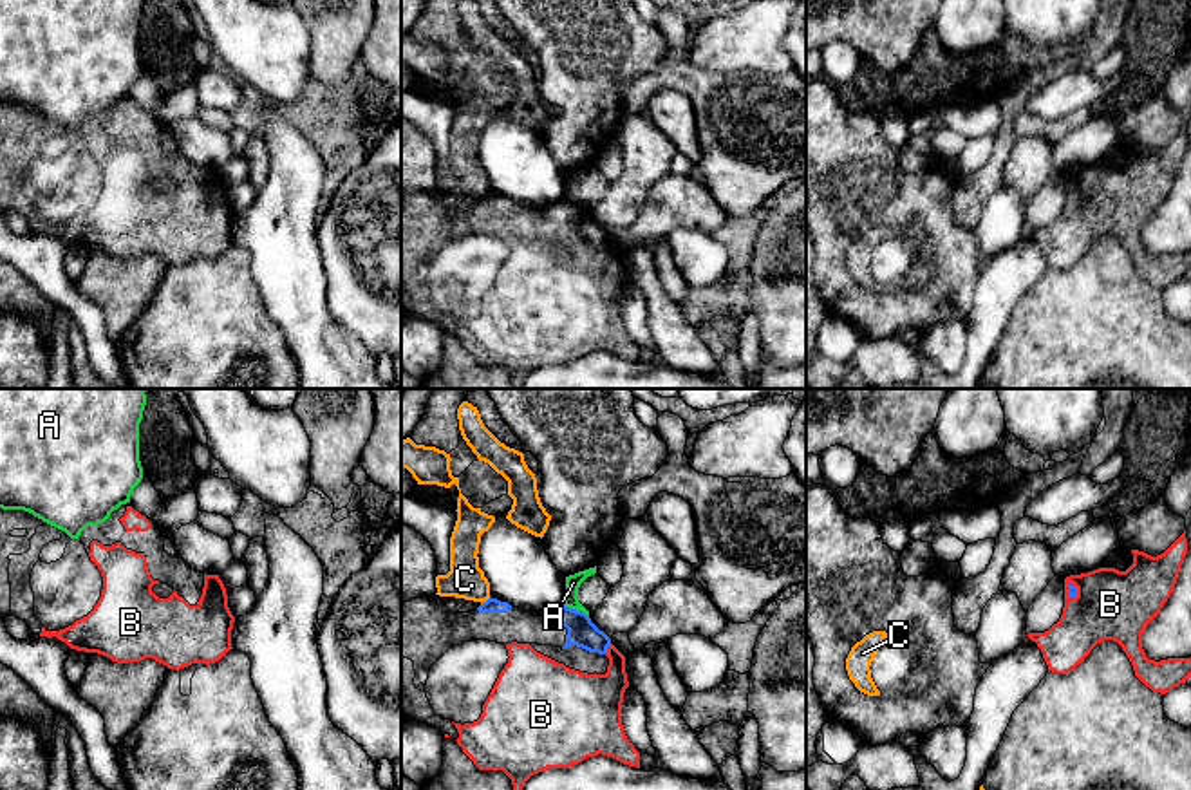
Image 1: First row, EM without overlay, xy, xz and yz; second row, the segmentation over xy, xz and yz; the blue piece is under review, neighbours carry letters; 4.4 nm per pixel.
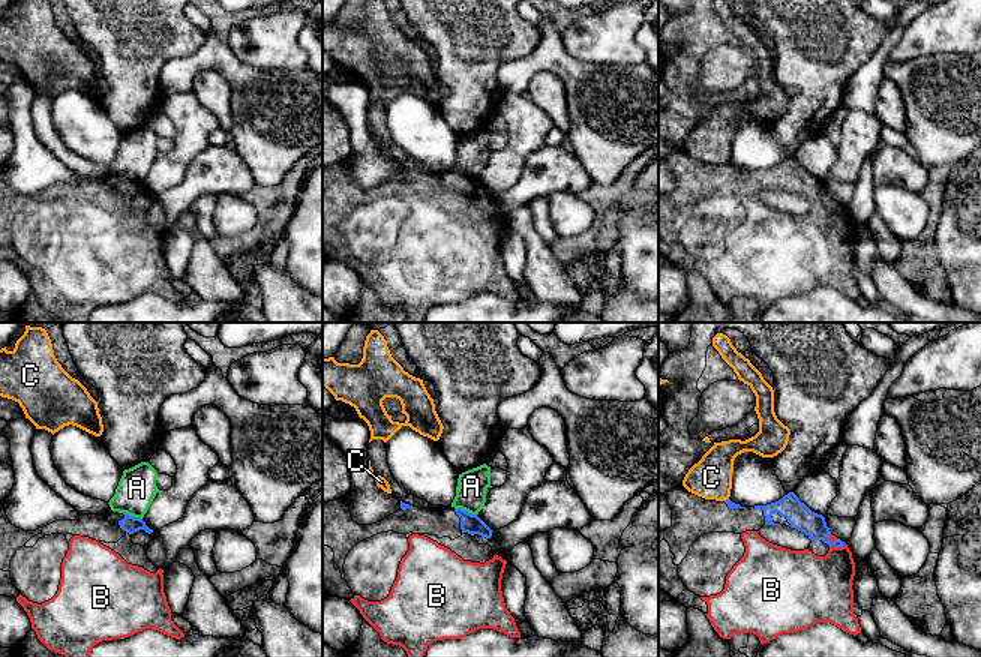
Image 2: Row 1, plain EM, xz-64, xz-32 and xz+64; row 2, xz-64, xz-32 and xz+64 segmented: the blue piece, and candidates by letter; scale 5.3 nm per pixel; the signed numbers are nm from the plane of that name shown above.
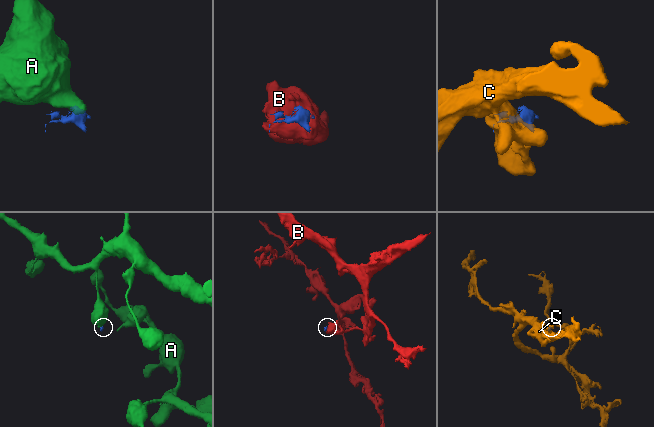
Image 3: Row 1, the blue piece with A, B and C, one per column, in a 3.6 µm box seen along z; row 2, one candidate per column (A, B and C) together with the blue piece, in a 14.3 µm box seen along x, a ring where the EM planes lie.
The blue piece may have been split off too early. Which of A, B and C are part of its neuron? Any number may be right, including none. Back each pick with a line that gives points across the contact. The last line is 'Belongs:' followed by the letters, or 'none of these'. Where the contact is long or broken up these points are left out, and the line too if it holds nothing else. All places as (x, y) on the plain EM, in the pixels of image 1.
Belongs: B

